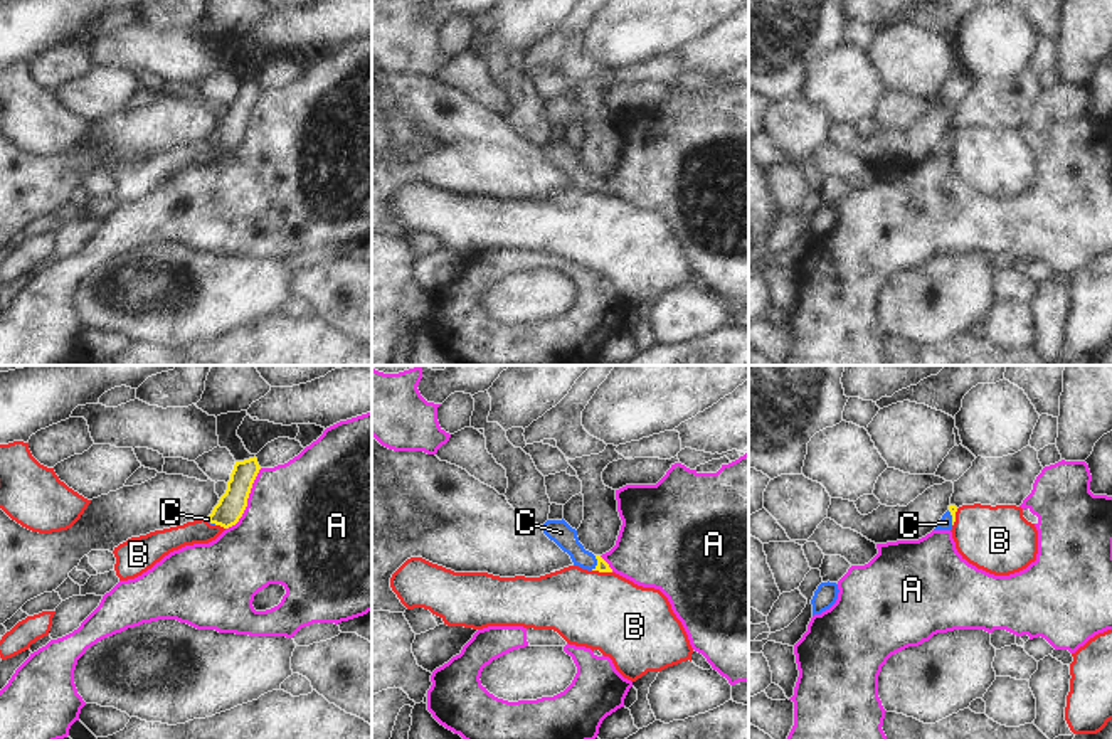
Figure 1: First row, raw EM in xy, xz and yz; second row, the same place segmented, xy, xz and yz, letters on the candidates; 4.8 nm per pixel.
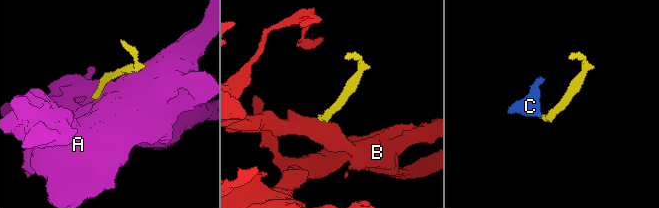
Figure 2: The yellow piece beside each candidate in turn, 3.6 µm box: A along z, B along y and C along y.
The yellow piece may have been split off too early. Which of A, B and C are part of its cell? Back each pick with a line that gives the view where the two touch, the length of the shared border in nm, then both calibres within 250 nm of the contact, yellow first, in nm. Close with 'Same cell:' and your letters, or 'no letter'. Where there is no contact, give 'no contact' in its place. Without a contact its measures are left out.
C: contact in xz; length 80 nm; calibres 60 and 110 nm
Same cell: C

